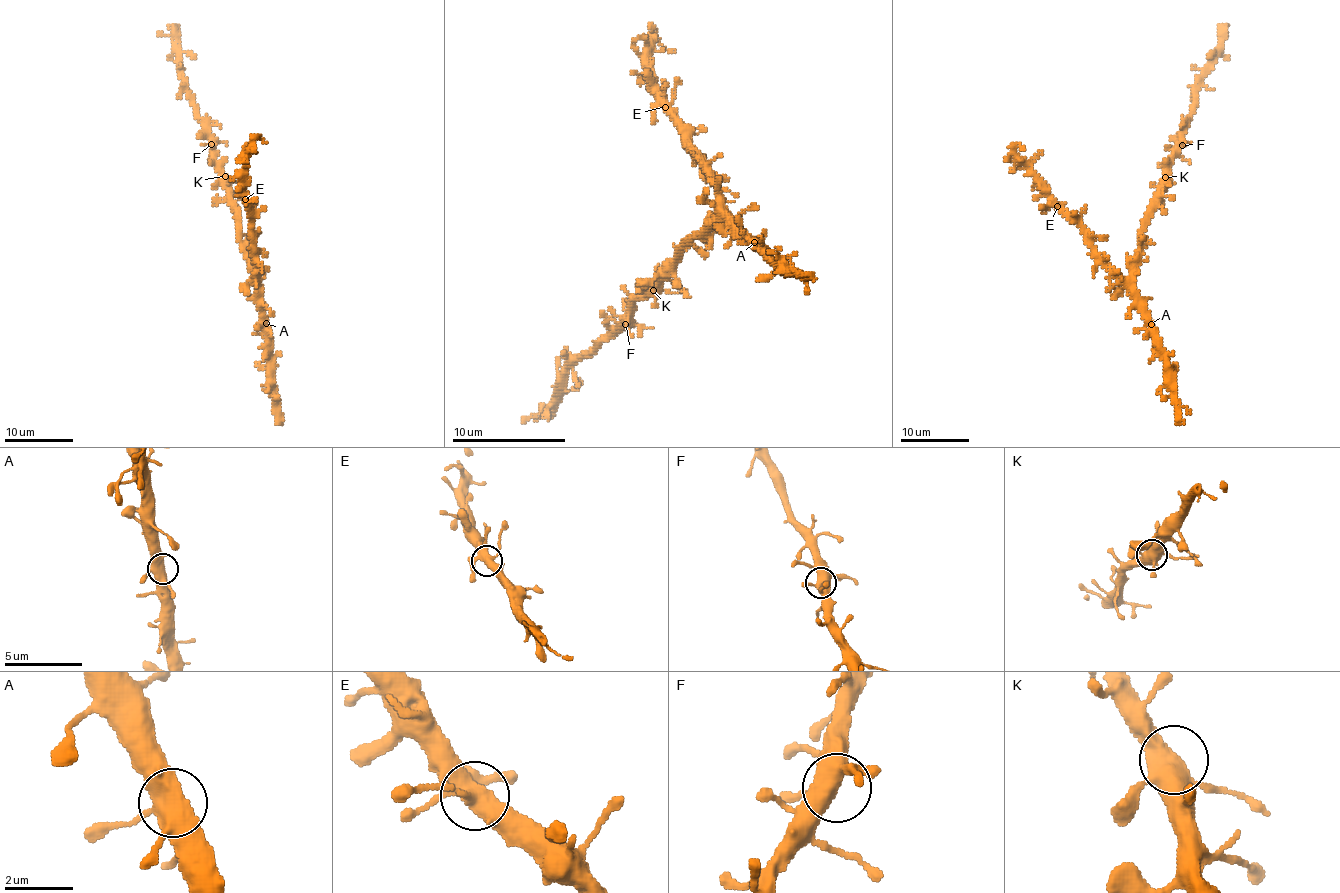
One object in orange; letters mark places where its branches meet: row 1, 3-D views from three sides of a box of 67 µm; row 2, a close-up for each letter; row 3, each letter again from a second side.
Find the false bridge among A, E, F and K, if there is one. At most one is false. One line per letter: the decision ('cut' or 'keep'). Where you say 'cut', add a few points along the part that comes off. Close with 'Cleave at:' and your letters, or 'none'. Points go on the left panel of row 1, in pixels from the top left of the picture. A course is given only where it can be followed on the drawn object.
A: keep
E: keep
F: keep
K: keep
Cleave at: none

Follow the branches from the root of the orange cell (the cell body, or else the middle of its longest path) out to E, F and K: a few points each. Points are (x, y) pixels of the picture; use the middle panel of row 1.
E: (685, 248), (705, 231), (706, 225), (720, 210), (720, 201), (716, 183), (690, 144), (687, 128), (664, 106)
F: (685, 248), (665, 266), (654, 284), (635, 300), (632, 319), (625, 324)
K: (685, 248), (665, 266), (653, 290)

